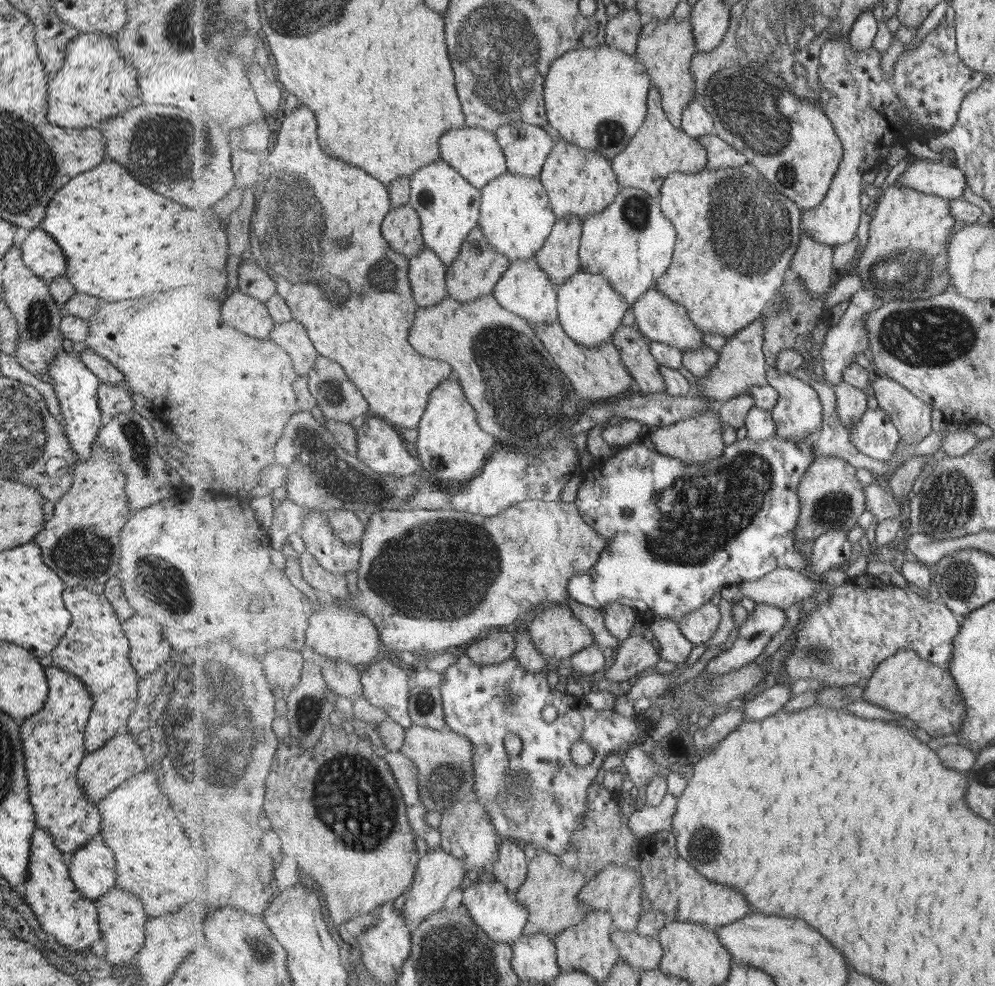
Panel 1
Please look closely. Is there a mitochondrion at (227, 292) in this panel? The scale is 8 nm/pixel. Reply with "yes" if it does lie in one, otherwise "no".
no

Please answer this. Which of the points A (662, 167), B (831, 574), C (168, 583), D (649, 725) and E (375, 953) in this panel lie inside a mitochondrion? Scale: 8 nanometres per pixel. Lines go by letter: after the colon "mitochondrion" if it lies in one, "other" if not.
A: other
B: other
C: mitochondrion
D: other
E: other

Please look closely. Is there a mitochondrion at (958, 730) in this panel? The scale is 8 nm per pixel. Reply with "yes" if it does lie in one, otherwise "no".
no

